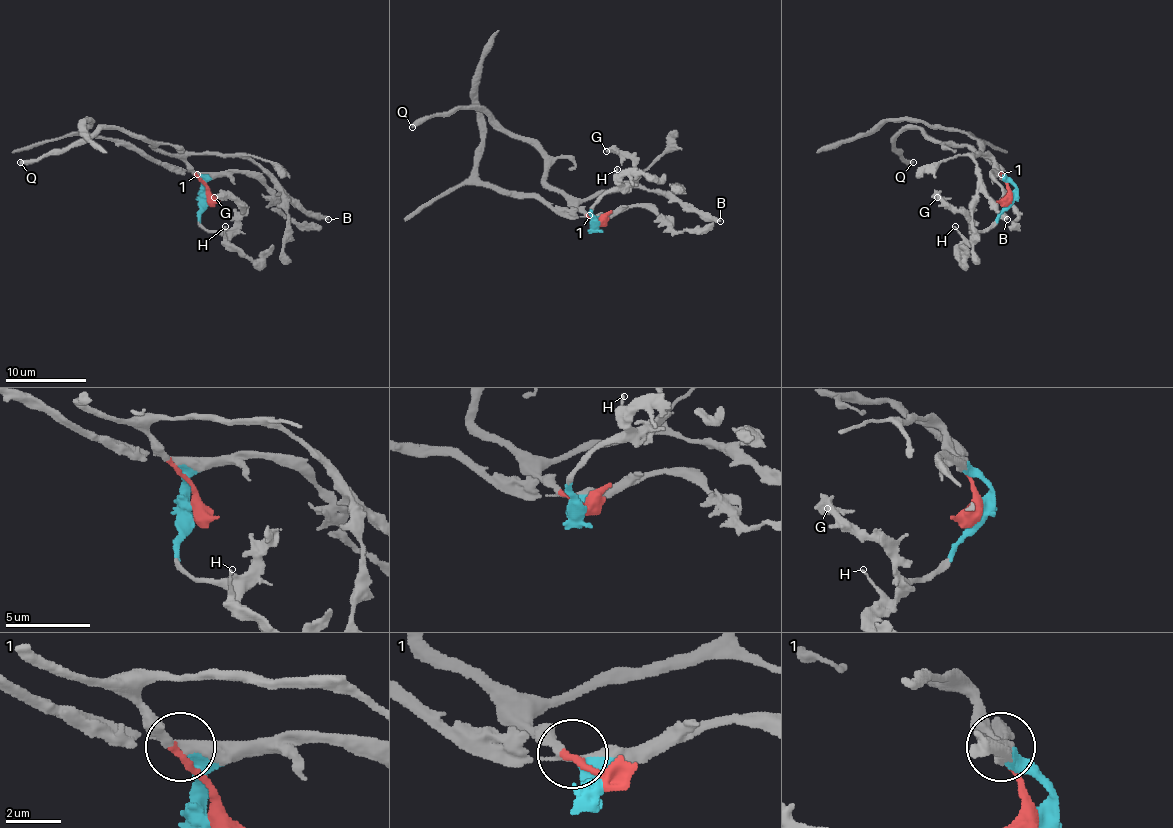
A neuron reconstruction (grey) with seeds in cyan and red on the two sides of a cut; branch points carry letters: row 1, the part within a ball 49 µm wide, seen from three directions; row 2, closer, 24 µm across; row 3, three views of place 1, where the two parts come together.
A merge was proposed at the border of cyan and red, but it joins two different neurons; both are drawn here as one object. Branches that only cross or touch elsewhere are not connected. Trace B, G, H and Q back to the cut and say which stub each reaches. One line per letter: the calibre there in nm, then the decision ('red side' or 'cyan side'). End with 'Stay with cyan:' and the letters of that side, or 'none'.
B: 280 nm thick; red side
G: 380 nm thick; cyan side
H: 120 nm thick; cyan side
Q: 400 nm thick; red side
Stay with cyan: G, H

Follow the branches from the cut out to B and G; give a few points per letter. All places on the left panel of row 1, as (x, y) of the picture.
B: (207, 197), (207, 187), (186, 161), (188, 155), (249, 157), (308, 211), (328, 220)
G: (207, 197), (200, 224), (211, 232), (225, 232), (243, 213), (243, 209), (233, 199), (215, 197)

